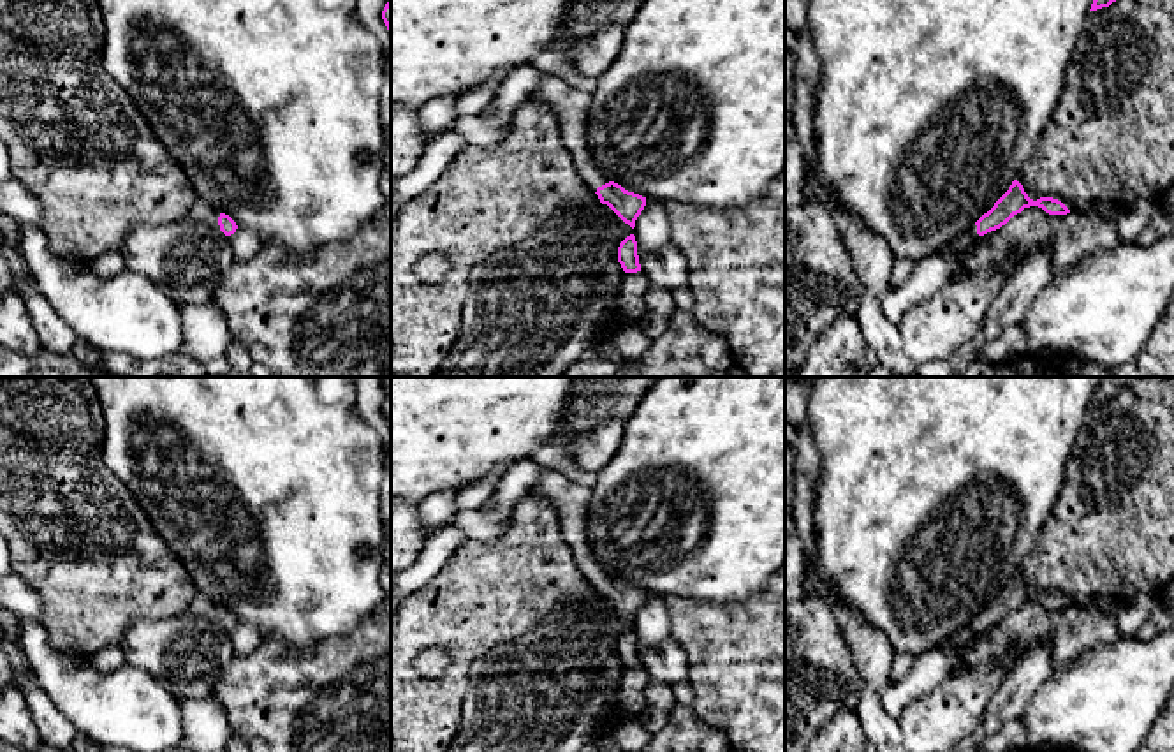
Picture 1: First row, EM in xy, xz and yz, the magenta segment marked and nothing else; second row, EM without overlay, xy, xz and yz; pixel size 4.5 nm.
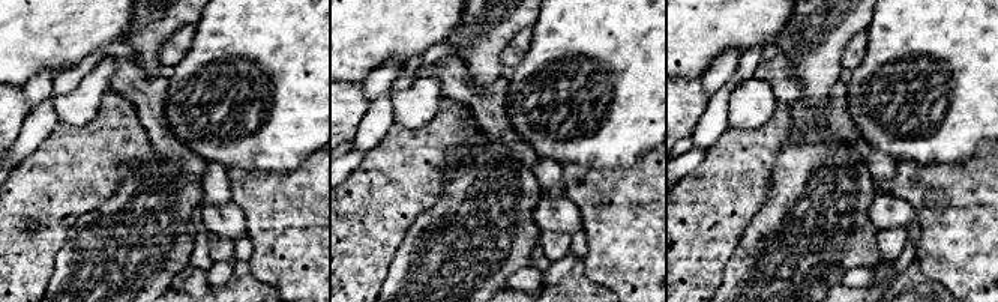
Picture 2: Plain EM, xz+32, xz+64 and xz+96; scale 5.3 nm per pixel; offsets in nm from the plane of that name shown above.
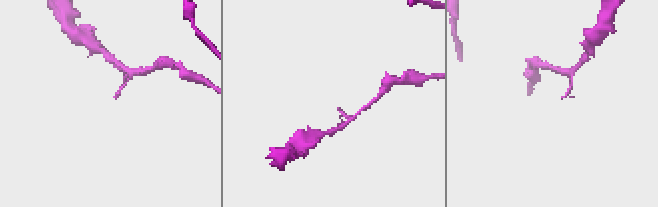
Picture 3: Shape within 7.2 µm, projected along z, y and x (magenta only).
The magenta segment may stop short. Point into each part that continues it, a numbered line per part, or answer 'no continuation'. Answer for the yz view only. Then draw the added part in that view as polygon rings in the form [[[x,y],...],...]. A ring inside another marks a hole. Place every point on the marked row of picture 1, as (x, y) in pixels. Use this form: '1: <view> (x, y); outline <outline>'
1: yz (970, 236); outline [[[973,224],[963,236],[950,241],[942,252],[963,252],[965,248],[968,248],[975,241],[986,240],[991,232],[979,236],[977,225]],[[991,231],[991,232],[994,232],[994,231]]]

